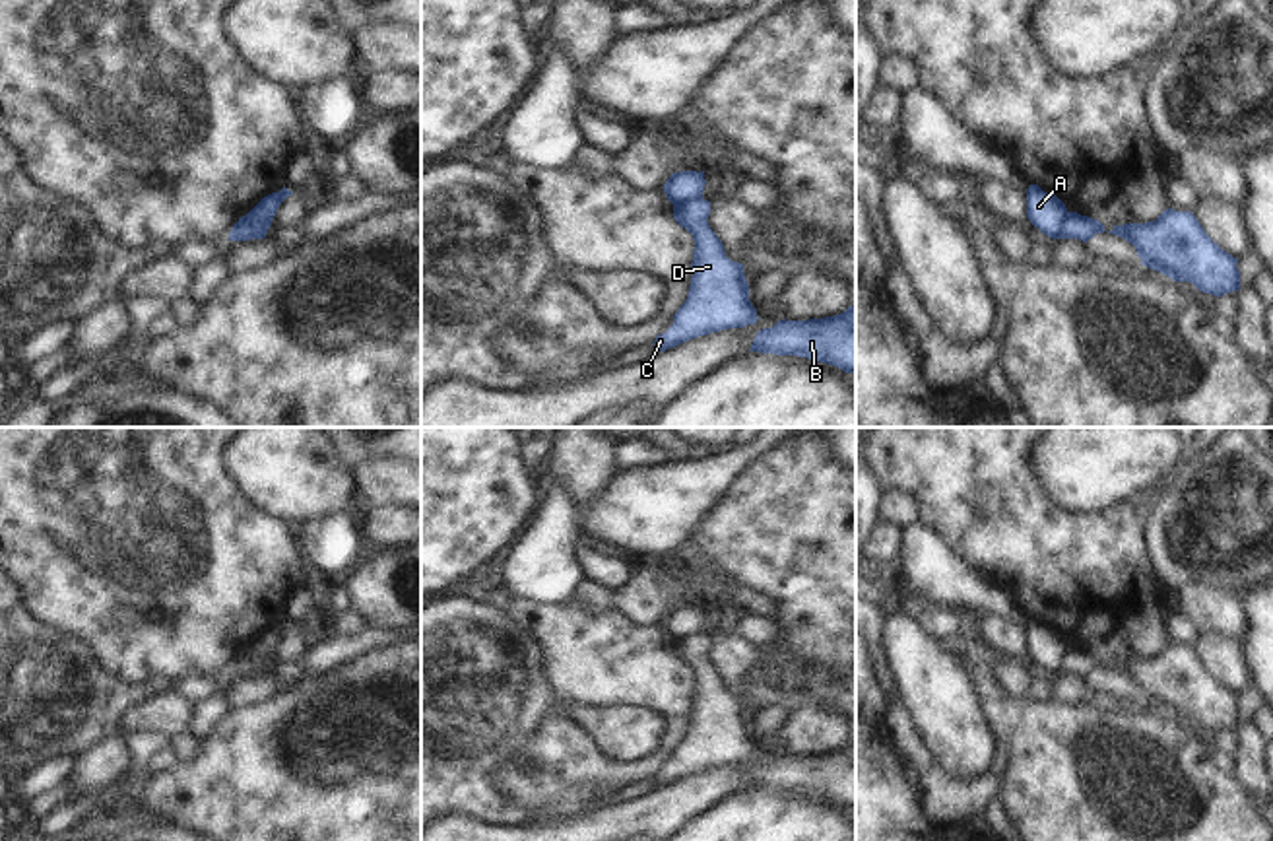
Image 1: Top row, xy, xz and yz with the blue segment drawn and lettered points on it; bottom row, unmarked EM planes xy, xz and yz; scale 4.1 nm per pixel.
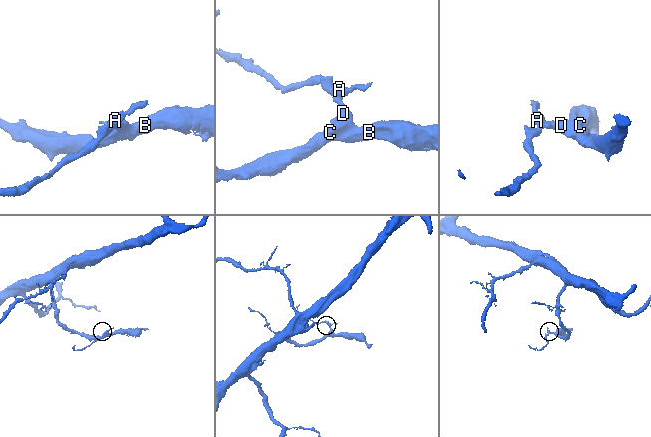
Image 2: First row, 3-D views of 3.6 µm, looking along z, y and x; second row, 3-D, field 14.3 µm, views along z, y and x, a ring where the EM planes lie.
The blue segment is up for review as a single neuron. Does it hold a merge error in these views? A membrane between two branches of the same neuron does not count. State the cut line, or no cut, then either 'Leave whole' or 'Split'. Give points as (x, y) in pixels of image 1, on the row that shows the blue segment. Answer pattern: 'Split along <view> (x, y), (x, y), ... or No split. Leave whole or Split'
Split along xz (701, 195), (674, 204). Split.

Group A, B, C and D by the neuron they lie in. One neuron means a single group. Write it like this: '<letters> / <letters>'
A / B C D

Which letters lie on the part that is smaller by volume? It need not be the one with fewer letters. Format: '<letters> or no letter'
A

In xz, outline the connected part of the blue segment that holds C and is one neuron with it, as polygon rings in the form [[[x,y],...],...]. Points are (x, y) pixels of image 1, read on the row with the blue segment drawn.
[[[702,196],[673,204],[673,219],[695,241],[693,276],[687,299],[673,315],[673,324],[654,340],[660,352],[699,336],[743,328],[759,320],[757,309],[749,301],[743,264],[726,256],[722,241],[706,221],[708,214],[710,202]]]

